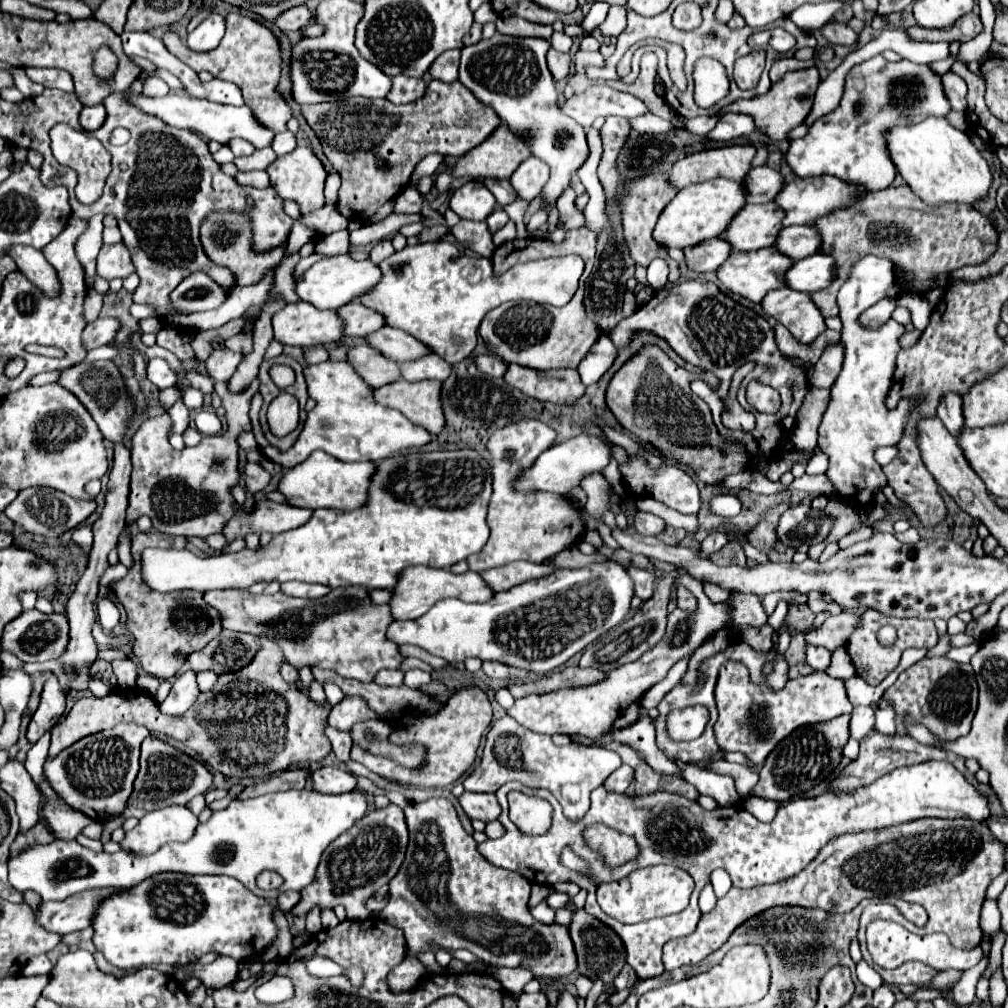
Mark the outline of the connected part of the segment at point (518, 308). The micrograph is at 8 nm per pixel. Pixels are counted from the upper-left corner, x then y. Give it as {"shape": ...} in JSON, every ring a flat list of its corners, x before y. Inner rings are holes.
{"shape":[[583,283,565,307,537,303,503,303,489,311,479,327,479,335,489,345,489,351,531,369,577,369,591,345,599,339,601,329,587,317,583,307]]}

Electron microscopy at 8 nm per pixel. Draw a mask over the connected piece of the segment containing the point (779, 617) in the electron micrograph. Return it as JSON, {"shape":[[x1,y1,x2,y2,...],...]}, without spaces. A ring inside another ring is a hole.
{"shape":[[781,600,778,602,774,612,771,616,768,617,767,622,773,627,774,633,772,637,773,647,771,651,776,651,778,646,778,630,785,619,785,616,788,611,788,604]]}

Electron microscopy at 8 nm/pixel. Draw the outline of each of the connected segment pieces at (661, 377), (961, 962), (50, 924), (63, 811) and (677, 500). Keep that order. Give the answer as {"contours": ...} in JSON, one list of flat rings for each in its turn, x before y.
{"contours":[[[645,345,613,375,605,403,623,429,659,449,663,457,691,467,699,481,717,485,723,477,743,471,747,467,747,455,743,447,723,441,707,403,689,387,695,377,697,373,679,367,661,347]],[[877,919,867,925,867,947,869,947,869,953,871,953,874,963,884,969,894,969,907,961,921,961,921,963,935,967,937,971,943,971,943,969,965,971,977,965,983,957,981,947,975,947,971,951,961,951,961,949,953,947,949,943,947,935,943,935,943,933,933,933,933,935,921,937,921,935,909,933,899,923,883,921,883,919]],[[91,889,69,897,67,901,45,901,37,909,39,923,53,933,73,933,87,929,99,909,99,901,105,895,121,893,125,889]],[[43,797,41,819,47,823,55,839,67,839,67,841,75,839,91,823,91,817,71,809,61,797,57,799]],[[629,457,629,463,621,465,621,475,625,479,625,483,629,485,629,489,637,495,651,495,655,497,657,501,665,503,667,507,679,511,679,513,699,513,701,509,701,497,699,497,699,489,695,485,695,481,679,467,673,467,673,465,661,465,659,469,651,469,641,457,635,459,635,457]]]}

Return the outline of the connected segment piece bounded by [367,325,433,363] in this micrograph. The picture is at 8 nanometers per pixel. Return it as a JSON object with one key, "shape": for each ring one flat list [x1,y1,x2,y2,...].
{"shape":[[387,325,377,333,371,333,367,337,367,343,397,363,417,361,419,357,433,353,431,349,427,349,427,345,423,345,421,341,415,341,415,337,411,337,409,333]]}

